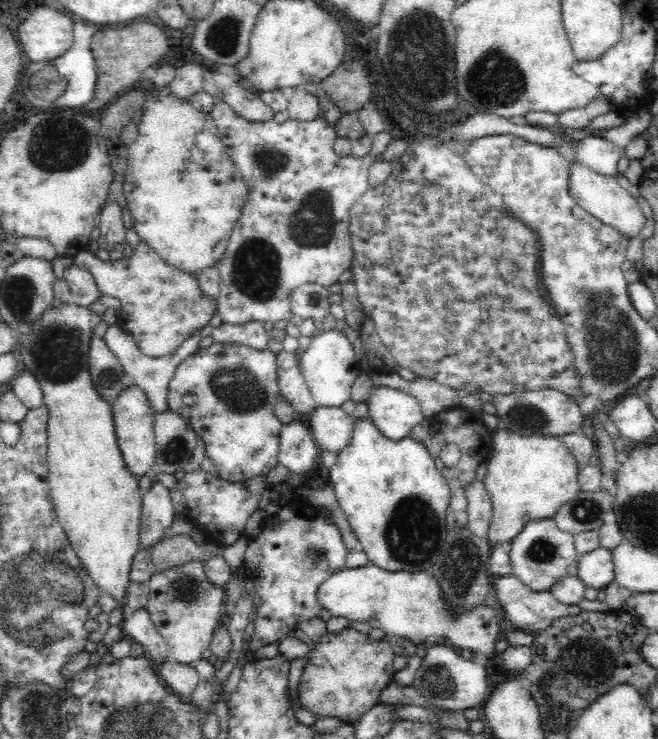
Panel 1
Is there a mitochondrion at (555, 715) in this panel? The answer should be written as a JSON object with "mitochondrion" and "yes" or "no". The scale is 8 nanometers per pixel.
{"mitochondrion":"yes"}

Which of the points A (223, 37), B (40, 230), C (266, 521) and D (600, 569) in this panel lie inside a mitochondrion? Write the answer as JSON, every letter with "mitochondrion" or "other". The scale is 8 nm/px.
{"A":"mitochondrion","B":"other","C":"other","D":"other"}

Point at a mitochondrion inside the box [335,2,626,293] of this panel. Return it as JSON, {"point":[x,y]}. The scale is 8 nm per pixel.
{"point":[418,40]}

